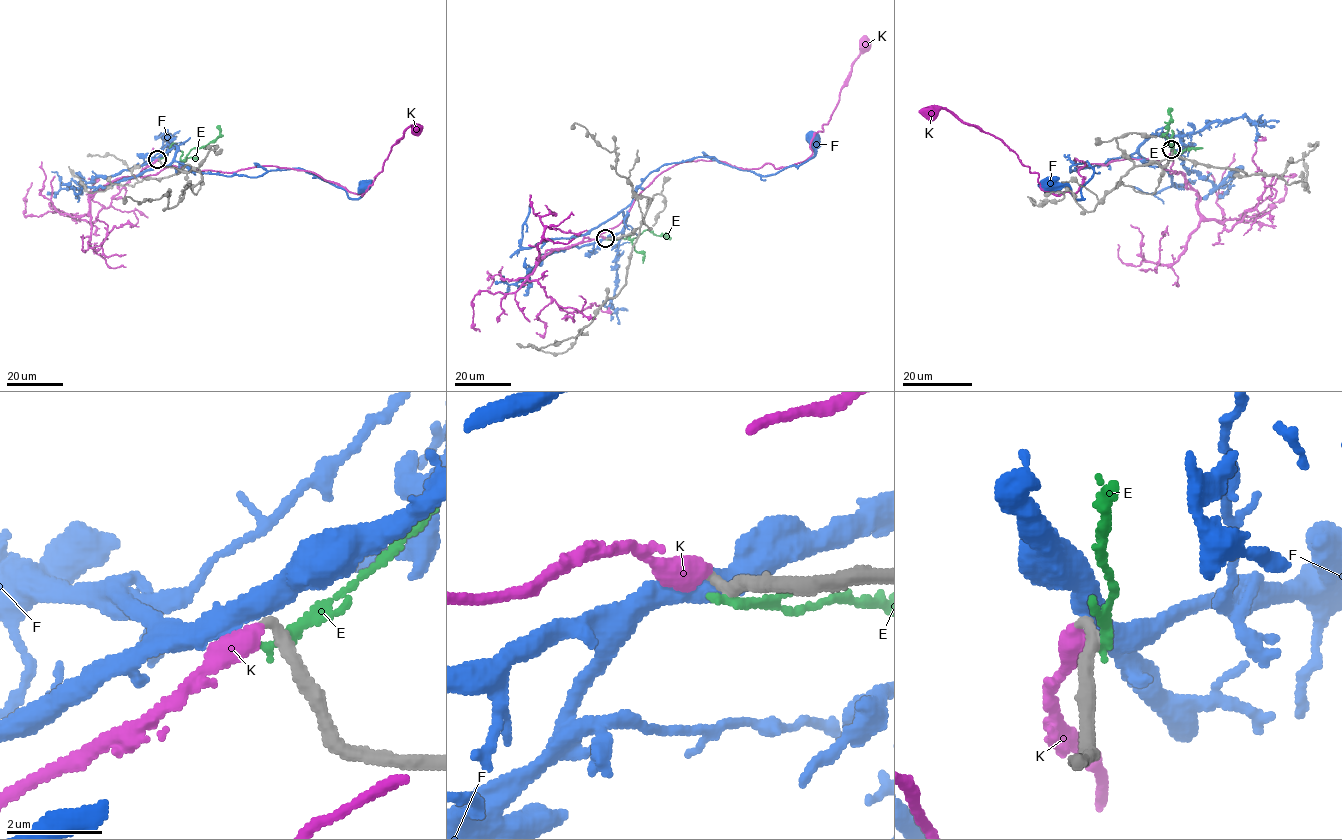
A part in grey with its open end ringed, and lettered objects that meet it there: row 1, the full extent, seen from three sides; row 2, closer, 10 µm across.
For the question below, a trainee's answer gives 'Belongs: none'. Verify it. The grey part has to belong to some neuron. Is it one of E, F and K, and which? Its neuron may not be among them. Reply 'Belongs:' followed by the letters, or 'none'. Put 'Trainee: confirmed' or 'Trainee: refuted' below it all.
Belongs: K
Trainee: refuted

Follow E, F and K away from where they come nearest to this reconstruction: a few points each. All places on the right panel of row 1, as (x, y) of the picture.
E: (1172, 151), (1172, 130), (1168, 142), (1173, 151), (1171, 142), (1161, 136), (1168, 130), (1172, 108)
F: (1172, 149), (1150, 137), (1127, 156), (1070, 172), (1076, 164), (1094, 172), (1081, 199), (1044, 184)
K: (1172, 150), (1175, 173), (1155, 158), (1075, 158), (1083, 181), (1053, 194), (1000, 139), (931, 111)

